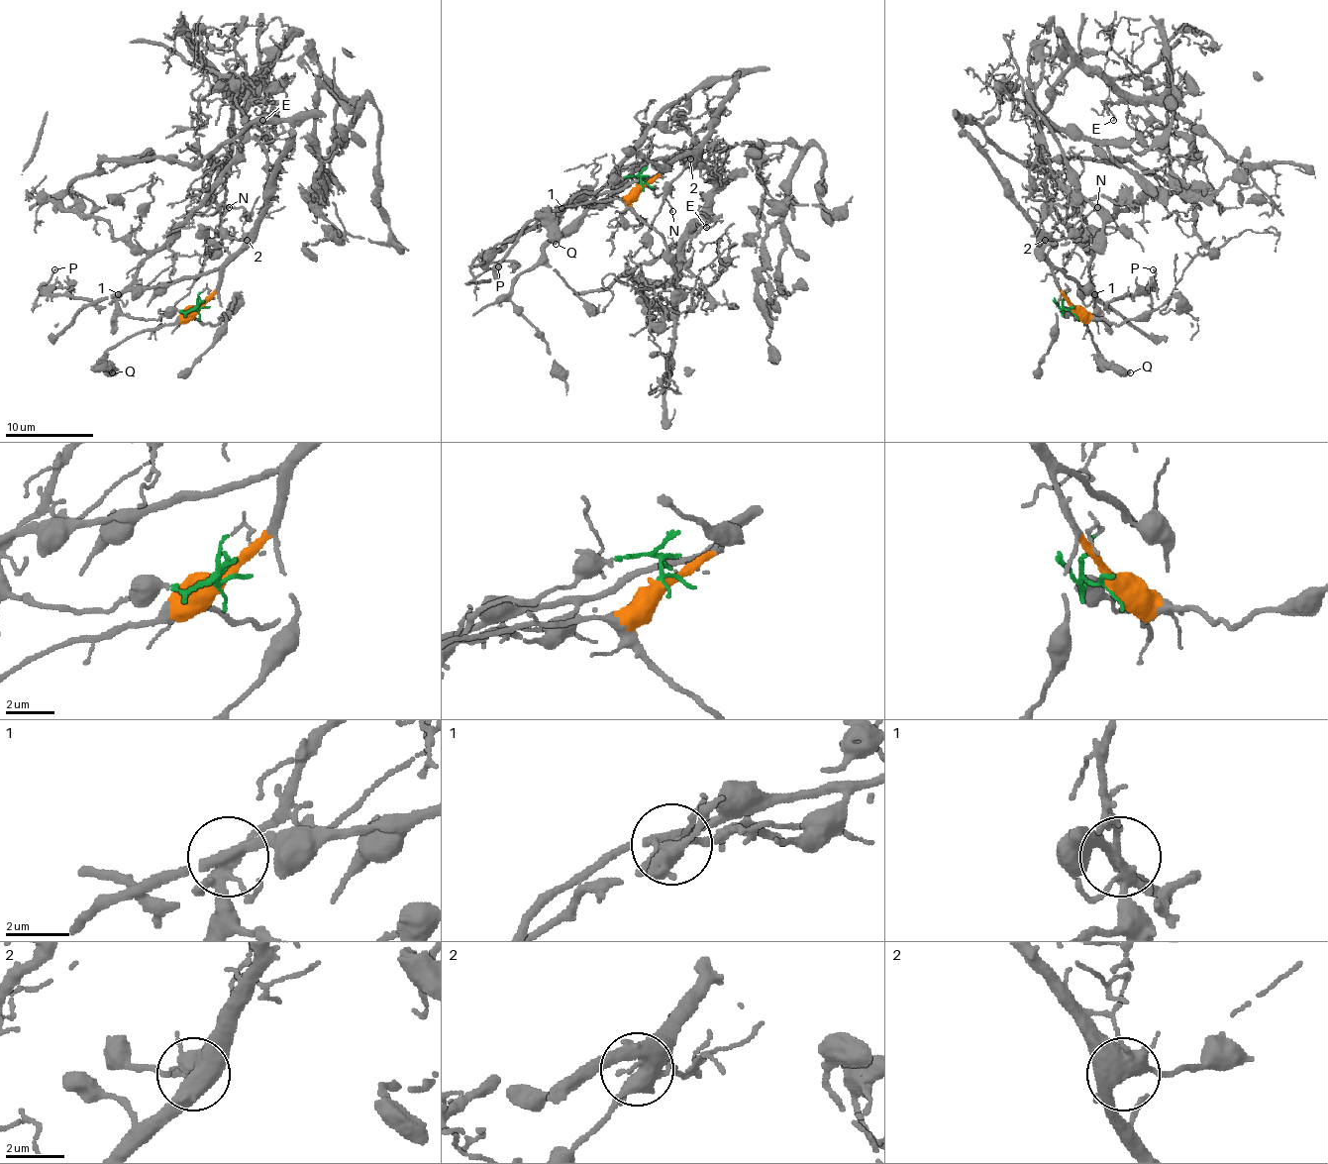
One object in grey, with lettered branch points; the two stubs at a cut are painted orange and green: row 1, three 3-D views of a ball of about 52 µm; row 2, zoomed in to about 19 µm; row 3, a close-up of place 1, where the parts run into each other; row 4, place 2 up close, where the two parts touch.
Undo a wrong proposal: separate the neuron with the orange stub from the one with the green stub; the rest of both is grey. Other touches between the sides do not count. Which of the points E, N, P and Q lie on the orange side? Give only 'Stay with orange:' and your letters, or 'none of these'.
Stay with orange: N, Q

